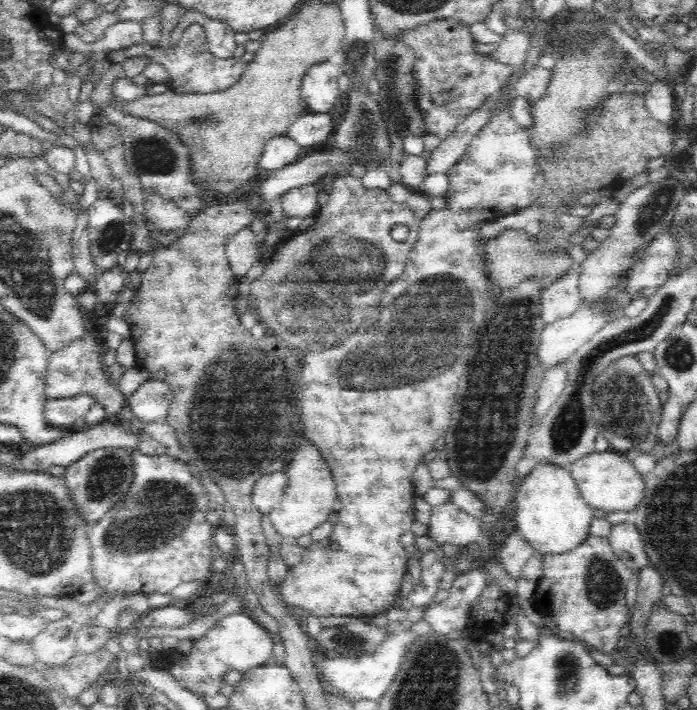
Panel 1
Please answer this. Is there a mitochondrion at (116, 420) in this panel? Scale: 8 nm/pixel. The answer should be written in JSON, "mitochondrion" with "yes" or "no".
{"mitochondrion":"no"}

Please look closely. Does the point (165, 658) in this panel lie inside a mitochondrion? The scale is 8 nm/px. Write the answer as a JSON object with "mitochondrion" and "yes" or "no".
{"mitochondrion":"no"}

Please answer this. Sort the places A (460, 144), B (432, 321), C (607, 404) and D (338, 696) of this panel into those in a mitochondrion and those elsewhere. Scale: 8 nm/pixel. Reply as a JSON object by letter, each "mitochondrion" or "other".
{"A":"other","B":"mitochondrion","C":"mitochondrion","D":"other"}

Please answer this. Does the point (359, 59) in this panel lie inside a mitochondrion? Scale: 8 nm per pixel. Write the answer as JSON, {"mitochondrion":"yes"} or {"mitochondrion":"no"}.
{"mitochondrion":"yes"}

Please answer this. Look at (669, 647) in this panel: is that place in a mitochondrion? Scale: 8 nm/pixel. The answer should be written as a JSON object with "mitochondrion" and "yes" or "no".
{"mitochondrion":"yes"}

